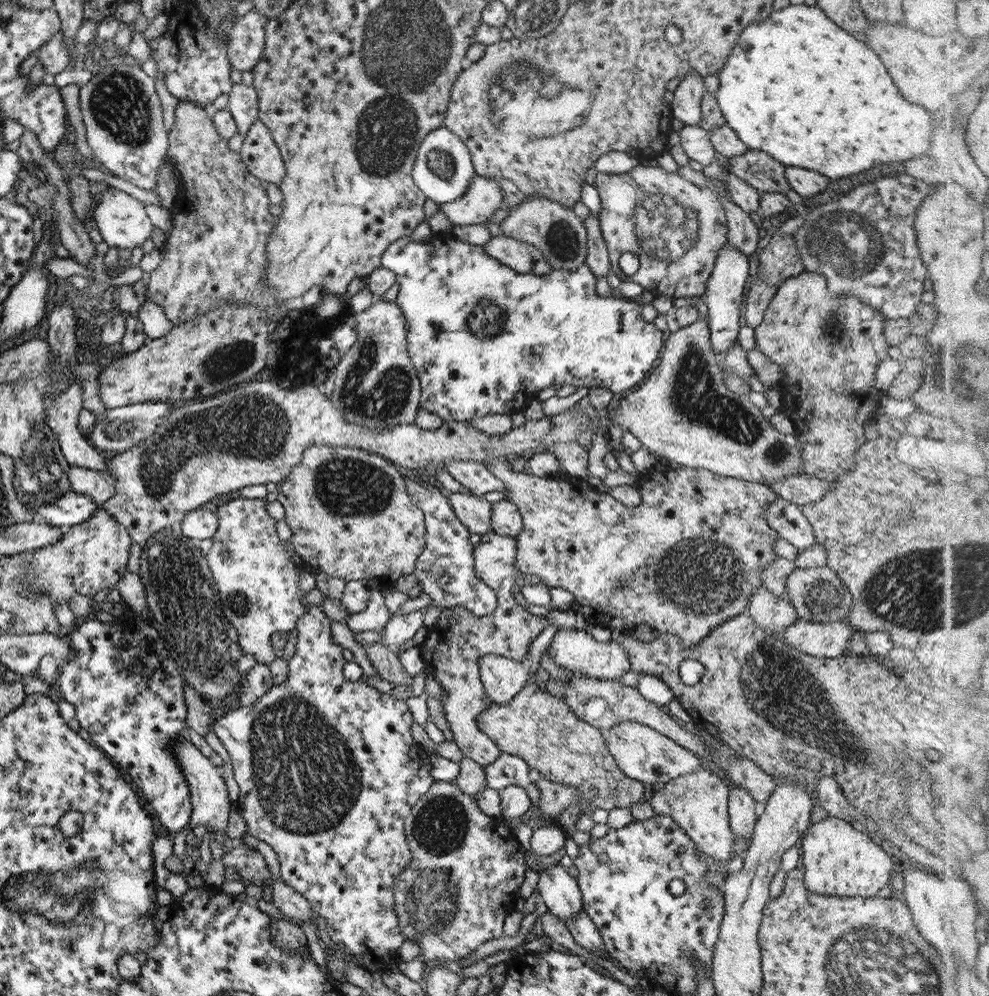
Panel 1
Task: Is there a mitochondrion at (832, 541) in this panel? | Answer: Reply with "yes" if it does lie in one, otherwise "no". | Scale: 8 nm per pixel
no

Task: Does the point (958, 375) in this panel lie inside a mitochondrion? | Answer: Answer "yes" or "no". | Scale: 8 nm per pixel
yes

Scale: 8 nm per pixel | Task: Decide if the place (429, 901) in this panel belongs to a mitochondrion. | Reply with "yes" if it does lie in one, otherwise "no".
yes

